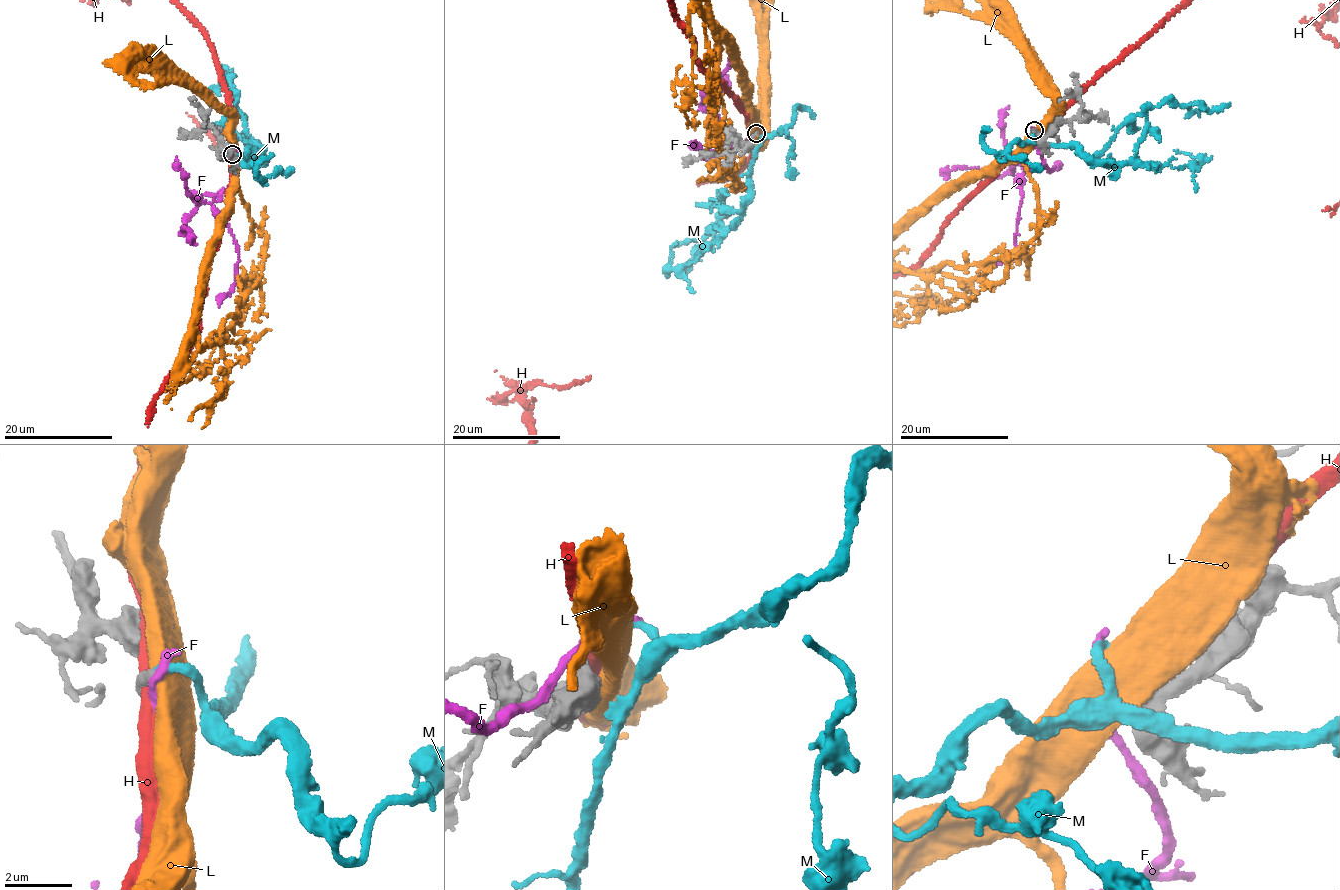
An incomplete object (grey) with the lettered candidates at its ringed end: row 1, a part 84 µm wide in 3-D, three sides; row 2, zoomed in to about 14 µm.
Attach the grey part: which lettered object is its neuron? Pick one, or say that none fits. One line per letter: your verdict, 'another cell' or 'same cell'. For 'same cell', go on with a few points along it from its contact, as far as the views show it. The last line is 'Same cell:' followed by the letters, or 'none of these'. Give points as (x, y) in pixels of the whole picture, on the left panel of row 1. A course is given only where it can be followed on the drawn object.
F: another cell
H: another cell
L: another cell
M: same cell; it runs (233, 154), (242, 160), (251, 148), (262, 153), (265, 149), (247, 130), (222, 65)
Same cell: M

